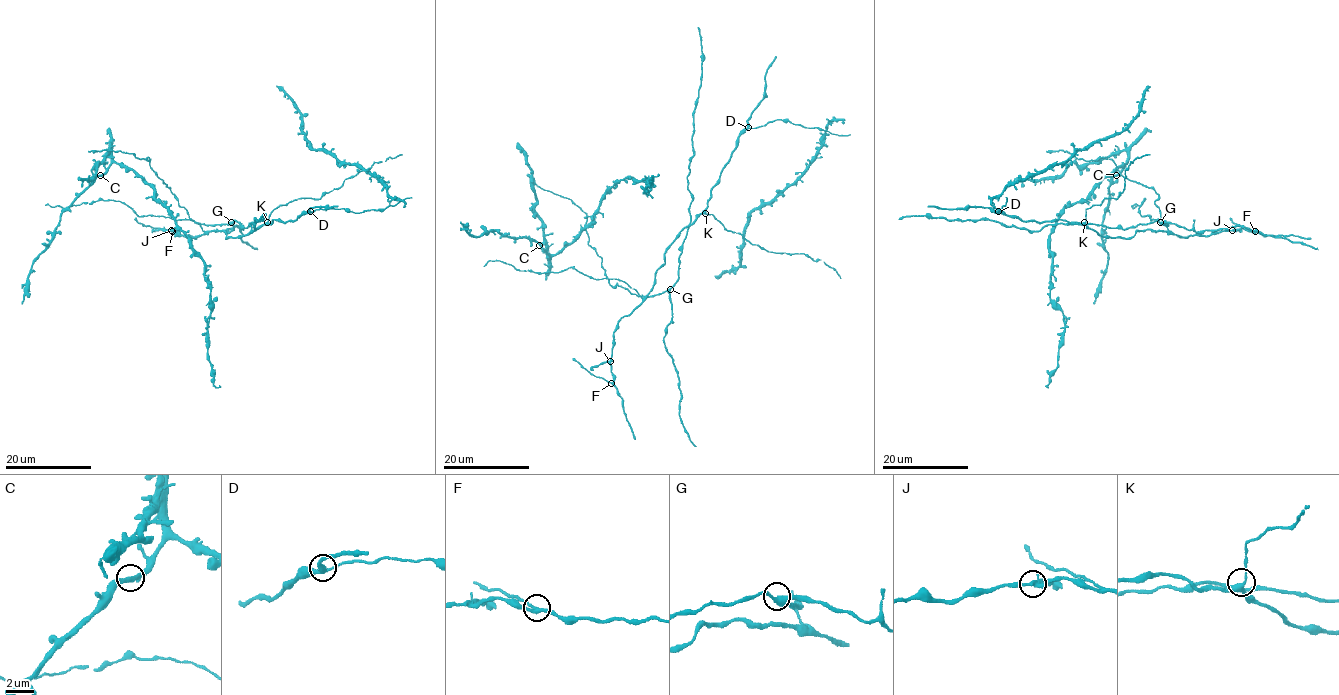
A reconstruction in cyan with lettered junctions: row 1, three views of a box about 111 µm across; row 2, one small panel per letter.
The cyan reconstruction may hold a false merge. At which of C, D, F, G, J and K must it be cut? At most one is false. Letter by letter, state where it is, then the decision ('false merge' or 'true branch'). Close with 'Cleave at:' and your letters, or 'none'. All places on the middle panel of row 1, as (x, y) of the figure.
C: (539, 245) | true branch
D: (748, 127) | true branch
F: (611, 383) | true branch
G: (670, 289) | true branch
J: (610, 361) | false merge
K: (705, 213) | true branch
Cleave at: J

